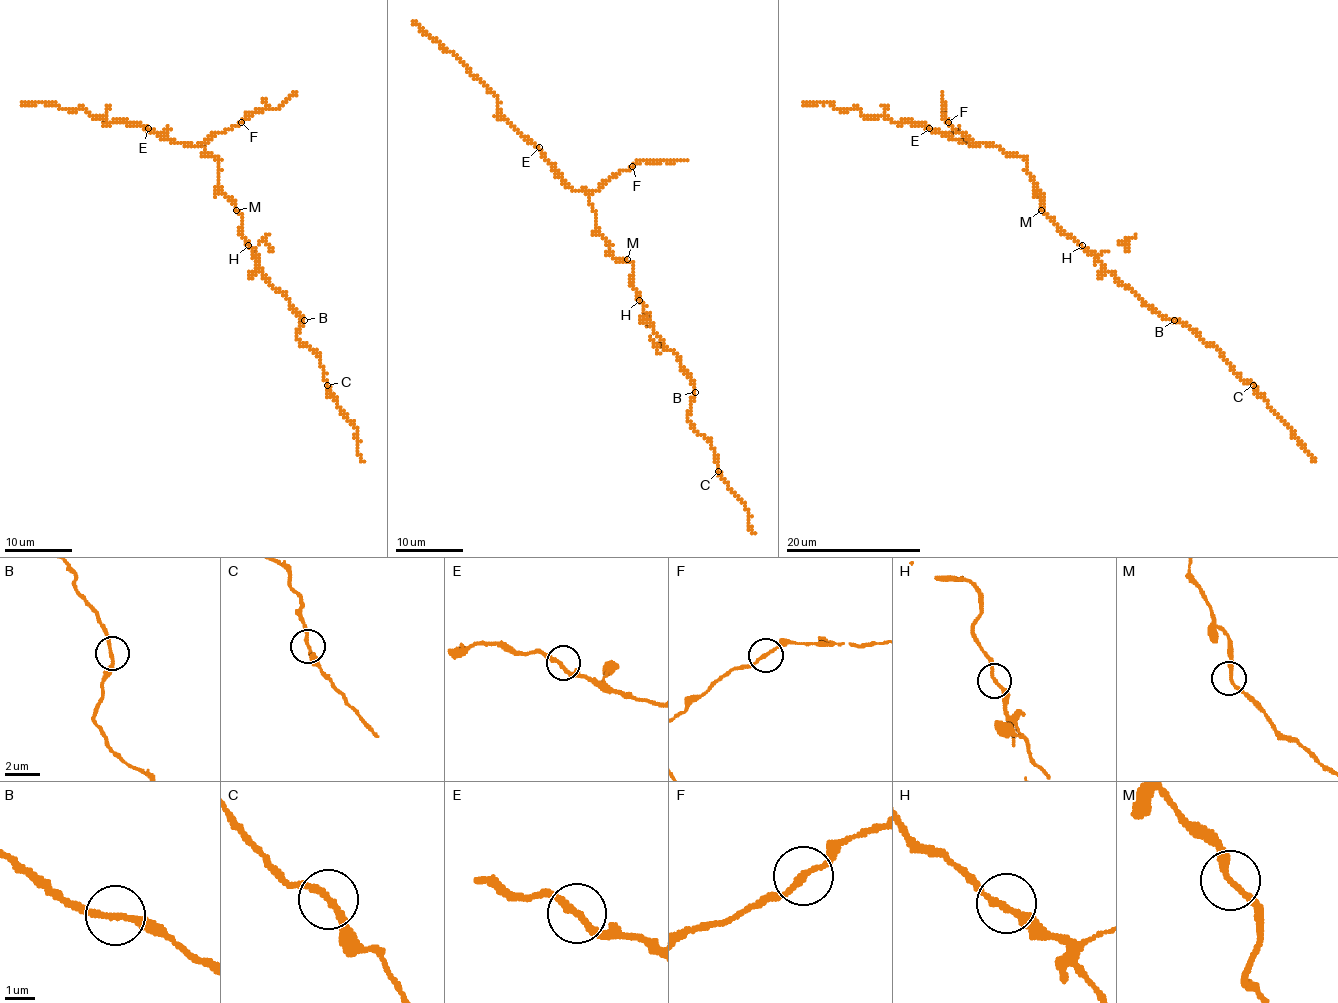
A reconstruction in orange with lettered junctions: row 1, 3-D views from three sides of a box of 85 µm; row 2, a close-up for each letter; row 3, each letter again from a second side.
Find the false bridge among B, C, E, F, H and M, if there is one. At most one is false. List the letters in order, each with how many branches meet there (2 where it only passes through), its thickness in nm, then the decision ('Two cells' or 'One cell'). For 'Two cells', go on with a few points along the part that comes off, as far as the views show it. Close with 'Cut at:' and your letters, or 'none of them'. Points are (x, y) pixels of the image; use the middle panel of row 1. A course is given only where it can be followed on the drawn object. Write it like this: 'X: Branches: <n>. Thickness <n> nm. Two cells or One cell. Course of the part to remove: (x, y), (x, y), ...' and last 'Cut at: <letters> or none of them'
B: Branches: 2. Thickness 200 nm. One cell
C: Branches: 2. Thickness 200 nm. Two cells. Course of the part to remove: (719, 471), (747, 508), (749, 527), (754, 532)
E: Branches: 2. Thickness 200 nm. One cell
F: Branches: 2. Thickness 190 nm. One cell
H: Branches: 2. Thickness 200 nm. One cell
M: Branches: 2. Thickness 220 nm. One cell
Cut at: C

